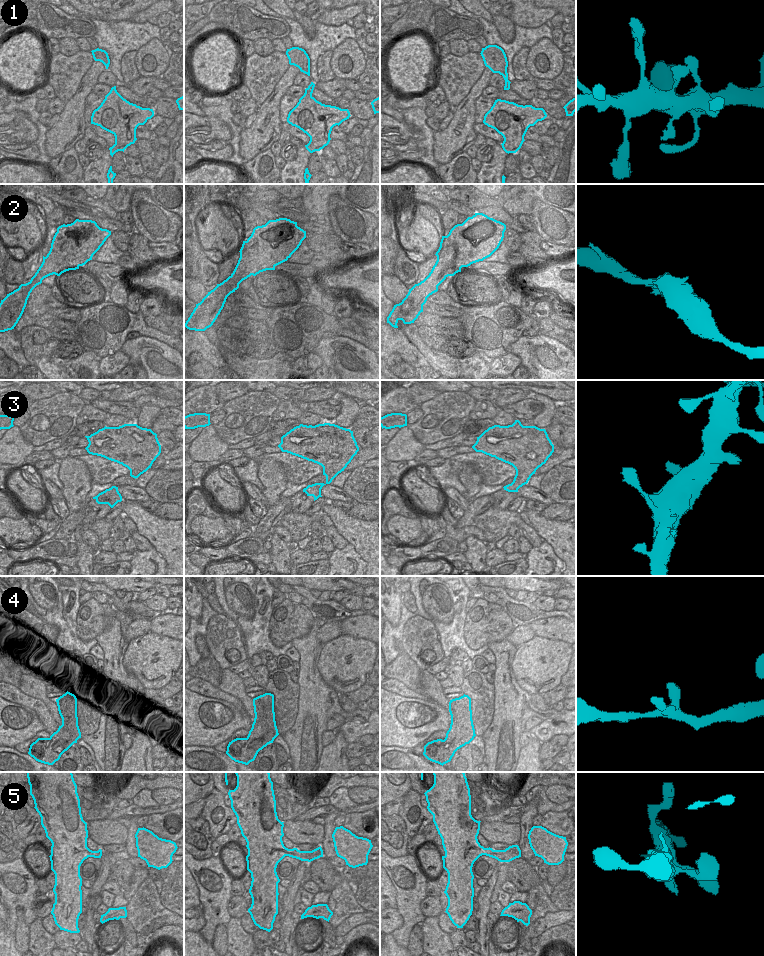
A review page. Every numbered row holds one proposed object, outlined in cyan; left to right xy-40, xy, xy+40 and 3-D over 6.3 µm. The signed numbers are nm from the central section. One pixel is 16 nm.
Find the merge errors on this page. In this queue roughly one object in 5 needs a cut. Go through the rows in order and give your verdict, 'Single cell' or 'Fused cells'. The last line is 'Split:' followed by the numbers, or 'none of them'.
1: Single cell
2: Single cell
3: Single cell
4: Single cell
5: Single cell
Split: none of them.

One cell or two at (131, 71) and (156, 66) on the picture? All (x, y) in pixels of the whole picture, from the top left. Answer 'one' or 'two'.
two

